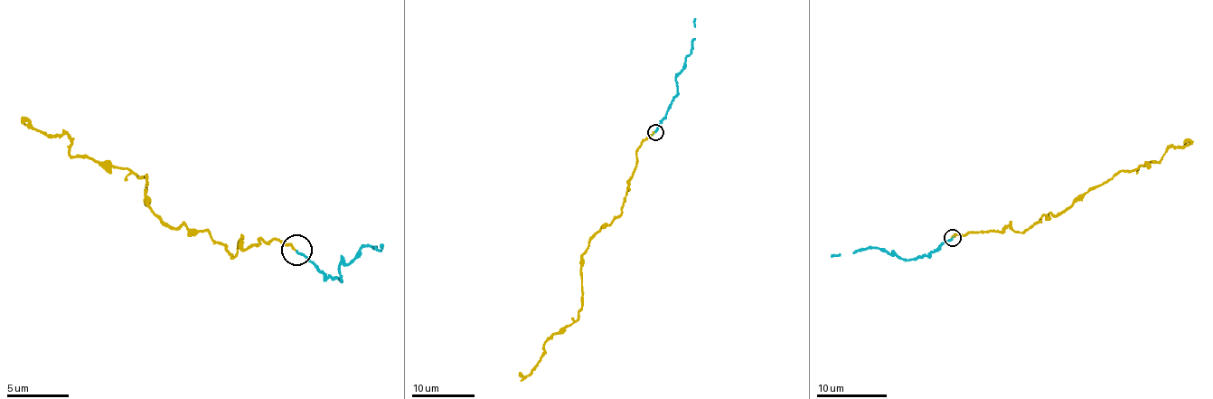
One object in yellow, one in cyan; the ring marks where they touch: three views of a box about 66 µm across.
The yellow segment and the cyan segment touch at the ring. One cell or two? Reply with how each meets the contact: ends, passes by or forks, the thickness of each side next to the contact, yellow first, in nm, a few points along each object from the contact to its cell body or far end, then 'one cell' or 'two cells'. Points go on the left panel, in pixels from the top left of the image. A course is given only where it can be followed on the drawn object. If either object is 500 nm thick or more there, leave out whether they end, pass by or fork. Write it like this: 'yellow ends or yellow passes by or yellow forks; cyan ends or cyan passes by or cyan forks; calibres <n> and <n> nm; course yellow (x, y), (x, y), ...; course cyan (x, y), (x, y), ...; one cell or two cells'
yellow ends; cyan ends; calibres 180 and 180 nm; course yellow (295, 249), (258, 238), (232, 258), (147, 206), (146, 174), (76, 158), (71, 137), (21, 122); course cyan (297, 249), (321, 271), (341, 280), (339, 268), (370, 245), (380, 252), (382, 247); one cell

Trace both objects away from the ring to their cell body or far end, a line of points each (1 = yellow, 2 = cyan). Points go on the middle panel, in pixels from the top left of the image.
1: (653, 132), (636, 153), (621, 212), (582, 255), (578, 317), (547, 339), (527, 376), (519, 372)
2: (655, 132), (677, 93), (675, 77), (690, 54), (694, 39), (694, 18)

